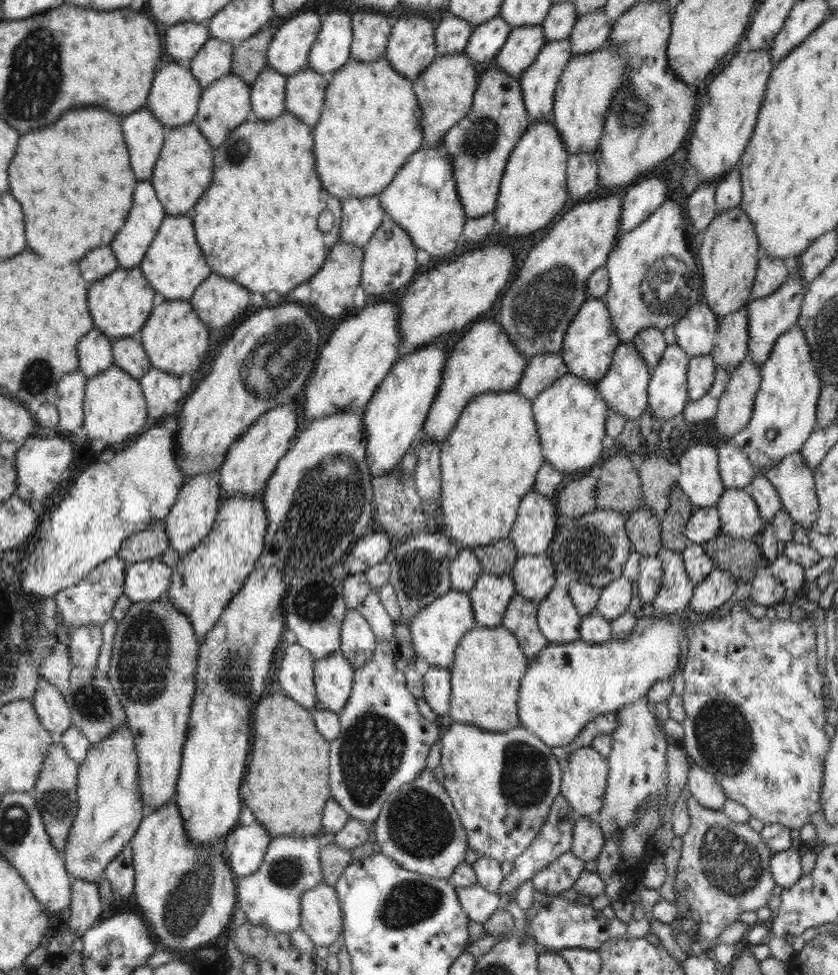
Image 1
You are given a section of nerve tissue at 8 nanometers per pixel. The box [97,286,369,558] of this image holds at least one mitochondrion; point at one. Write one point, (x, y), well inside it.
(332, 488)

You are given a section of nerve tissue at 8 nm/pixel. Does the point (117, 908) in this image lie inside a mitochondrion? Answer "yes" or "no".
no

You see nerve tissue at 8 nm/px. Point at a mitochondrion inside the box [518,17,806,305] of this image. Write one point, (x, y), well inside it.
(634, 110)

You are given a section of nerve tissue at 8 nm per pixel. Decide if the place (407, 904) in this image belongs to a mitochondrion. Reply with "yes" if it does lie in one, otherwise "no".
yes

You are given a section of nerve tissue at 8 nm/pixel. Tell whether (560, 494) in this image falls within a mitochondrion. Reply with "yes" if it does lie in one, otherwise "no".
no

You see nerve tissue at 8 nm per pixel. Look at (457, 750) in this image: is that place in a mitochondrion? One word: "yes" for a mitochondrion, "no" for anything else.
no

